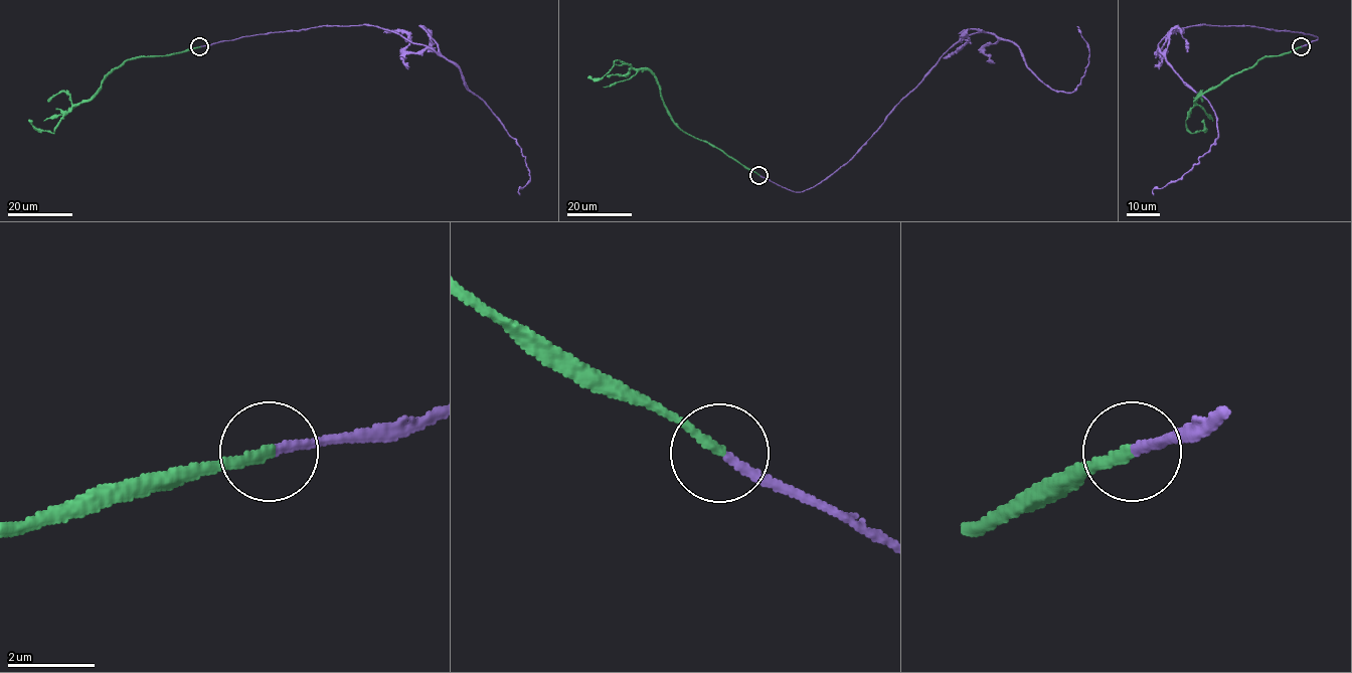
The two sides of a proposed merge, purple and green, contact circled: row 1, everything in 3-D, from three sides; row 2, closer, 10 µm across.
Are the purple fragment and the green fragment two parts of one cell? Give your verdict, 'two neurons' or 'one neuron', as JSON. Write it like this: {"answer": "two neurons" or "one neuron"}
{"answer": "one neuron"}

